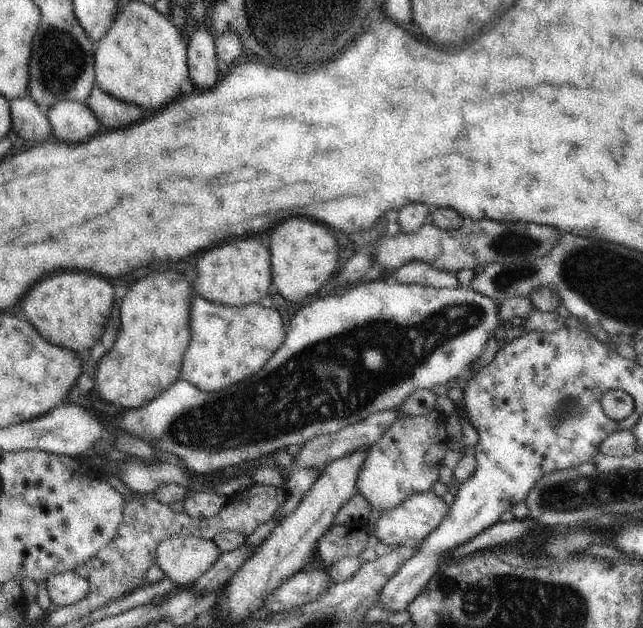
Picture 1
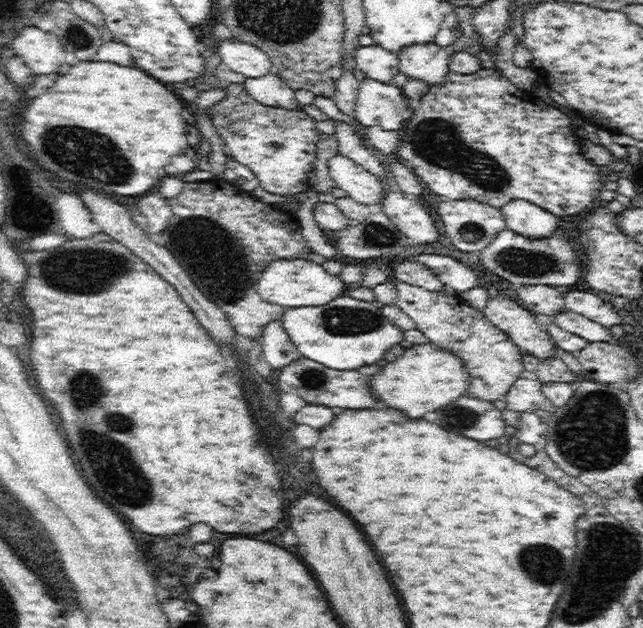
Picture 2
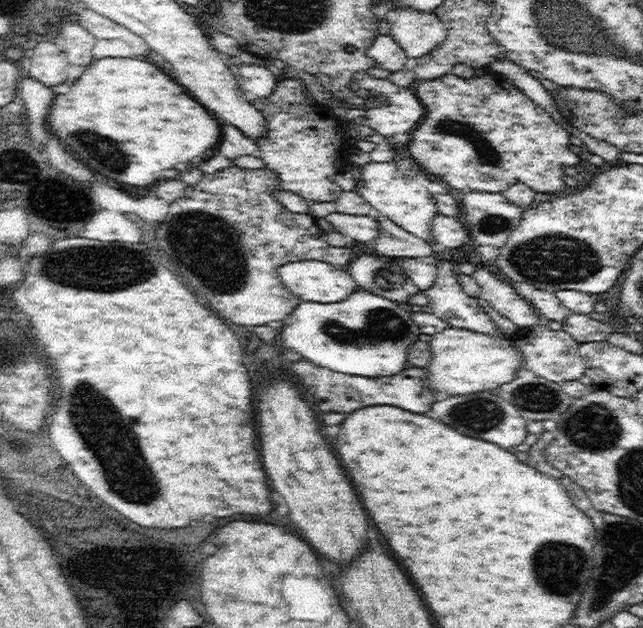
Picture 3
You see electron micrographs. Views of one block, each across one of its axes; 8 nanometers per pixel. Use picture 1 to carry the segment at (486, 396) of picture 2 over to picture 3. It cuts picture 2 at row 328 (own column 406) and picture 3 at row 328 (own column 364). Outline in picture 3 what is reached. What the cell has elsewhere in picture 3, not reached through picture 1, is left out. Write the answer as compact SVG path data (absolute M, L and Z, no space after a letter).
M436 262L437 276L434 284L426 290L420 290L427 296L428 305L432 312L447 322L450 327L463 328L472 332L481 332L482 334L495 334L500 336L501 332L496 324L490 319L490 316L484 311L484 308L478 303L478 299L468 296L458 280L457 269L449 262Z

